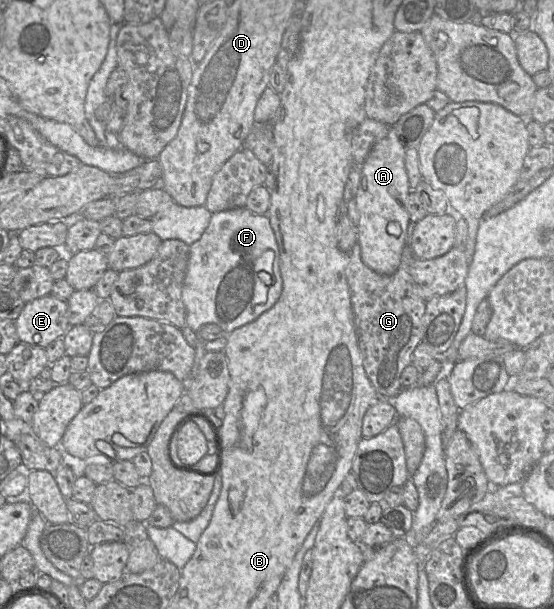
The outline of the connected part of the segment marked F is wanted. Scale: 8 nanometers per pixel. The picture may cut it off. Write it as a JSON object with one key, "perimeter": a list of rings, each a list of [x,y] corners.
{"perimeter":[[[245,207],[212,214],[201,238],[190,245],[187,273],[182,290],[186,309],[186,325],[195,332],[205,324],[217,324],[224,334],[256,320],[272,308],[283,290],[280,252],[267,214],[256,214]]]}

